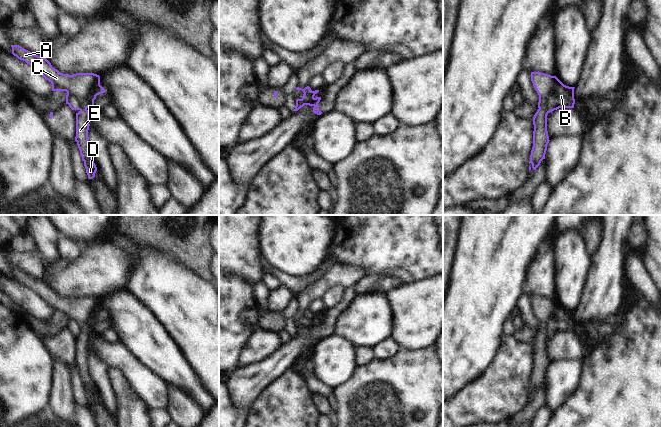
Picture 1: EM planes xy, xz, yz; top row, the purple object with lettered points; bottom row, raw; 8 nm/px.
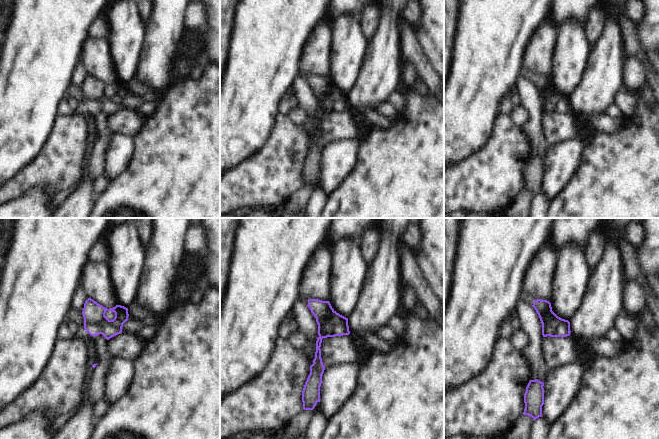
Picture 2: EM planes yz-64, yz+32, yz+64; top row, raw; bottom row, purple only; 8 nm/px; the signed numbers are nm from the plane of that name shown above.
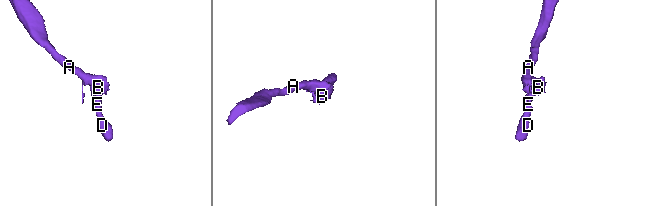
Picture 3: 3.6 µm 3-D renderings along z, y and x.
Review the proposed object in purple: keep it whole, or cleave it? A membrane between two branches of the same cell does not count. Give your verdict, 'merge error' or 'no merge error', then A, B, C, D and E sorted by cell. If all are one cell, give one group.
no merge error | A B C D E

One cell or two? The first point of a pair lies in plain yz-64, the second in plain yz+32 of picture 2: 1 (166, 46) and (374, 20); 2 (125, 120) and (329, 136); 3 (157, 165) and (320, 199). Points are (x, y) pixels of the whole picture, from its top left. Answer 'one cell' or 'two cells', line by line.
1: two cells
2: one cell
3: two cells

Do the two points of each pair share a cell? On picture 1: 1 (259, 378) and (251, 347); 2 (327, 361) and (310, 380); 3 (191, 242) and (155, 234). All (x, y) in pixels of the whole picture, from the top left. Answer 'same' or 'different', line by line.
1: different
2: different
3: same

